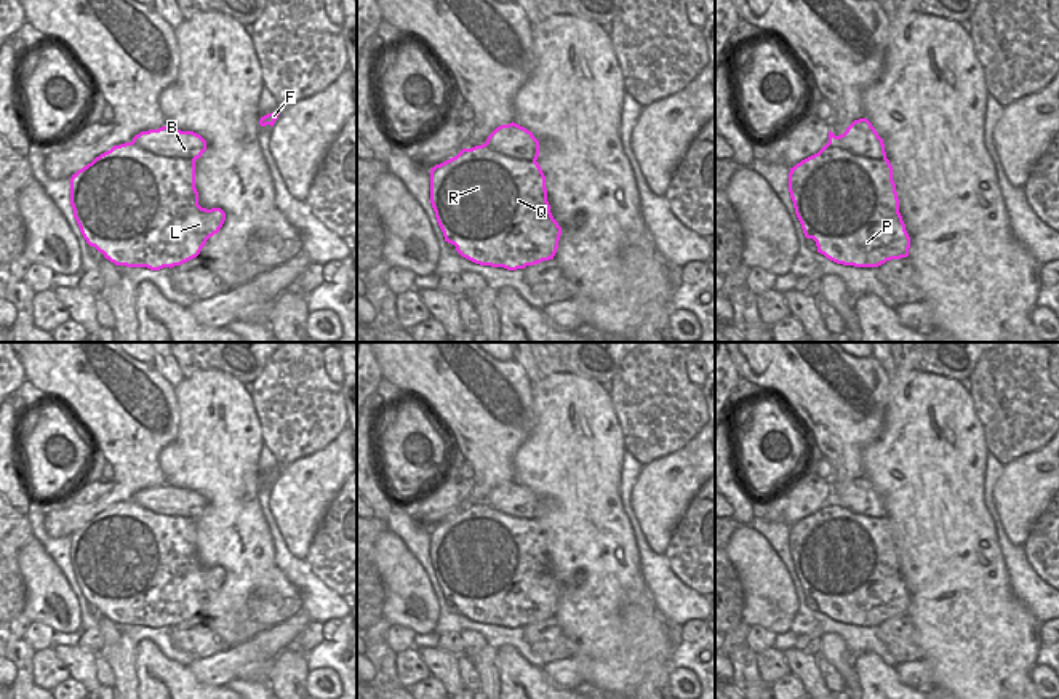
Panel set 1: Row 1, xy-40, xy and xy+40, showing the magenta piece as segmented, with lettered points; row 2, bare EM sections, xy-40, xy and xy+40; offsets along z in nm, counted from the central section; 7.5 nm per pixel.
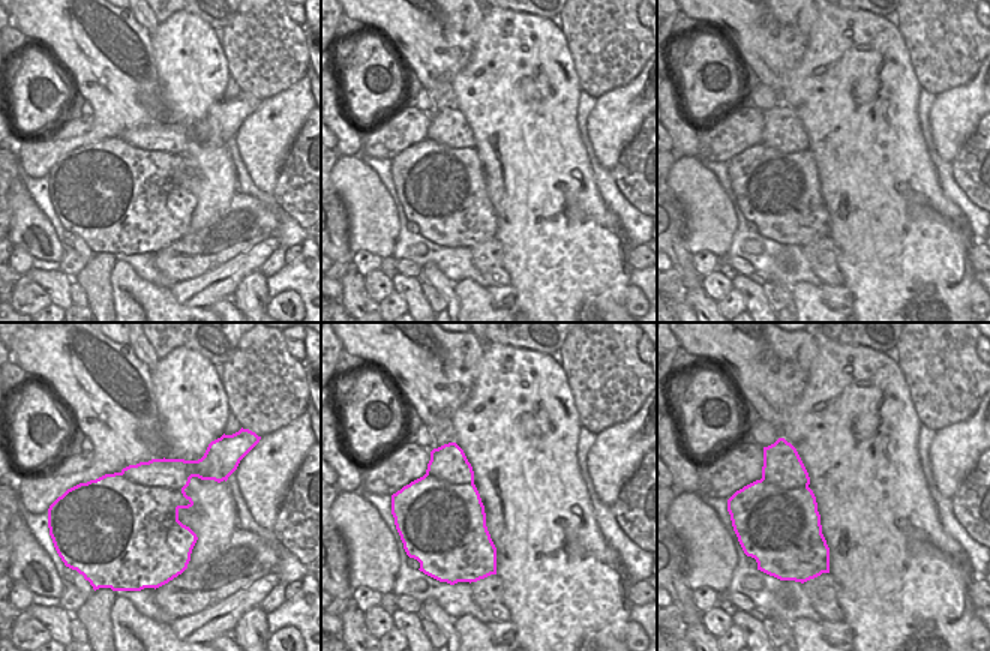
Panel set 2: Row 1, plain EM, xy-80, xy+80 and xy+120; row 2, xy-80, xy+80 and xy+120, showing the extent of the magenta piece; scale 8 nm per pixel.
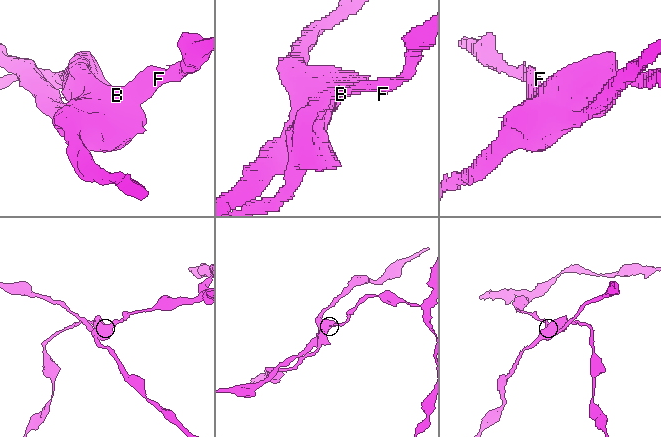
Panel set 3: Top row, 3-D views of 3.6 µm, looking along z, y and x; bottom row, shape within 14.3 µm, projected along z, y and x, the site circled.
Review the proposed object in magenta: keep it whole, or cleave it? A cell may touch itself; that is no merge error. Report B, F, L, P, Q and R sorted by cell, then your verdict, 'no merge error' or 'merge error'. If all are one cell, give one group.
groups B F / L P Q R; merge error

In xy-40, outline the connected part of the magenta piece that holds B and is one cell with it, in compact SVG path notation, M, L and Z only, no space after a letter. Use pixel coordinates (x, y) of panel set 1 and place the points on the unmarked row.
M171 485L141 489L133 501L142 509L170 517L187 517L195 520L206 509L206 499L194 489L181 489Z

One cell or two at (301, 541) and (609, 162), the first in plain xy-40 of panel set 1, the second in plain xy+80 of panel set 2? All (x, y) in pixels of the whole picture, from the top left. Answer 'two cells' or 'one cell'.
one cell

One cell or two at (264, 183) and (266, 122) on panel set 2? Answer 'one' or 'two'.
one

